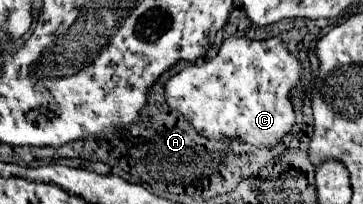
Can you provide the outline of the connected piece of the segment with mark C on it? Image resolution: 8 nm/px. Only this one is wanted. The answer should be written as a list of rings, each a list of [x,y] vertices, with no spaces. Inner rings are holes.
[[[230,37],[206,65],[188,65],[170,77],[166,101],[186,115],[204,137],[238,137],[258,147],[274,147],[294,125],[290,91],[298,85],[300,77],[302,65],[280,37],[266,41]]]

